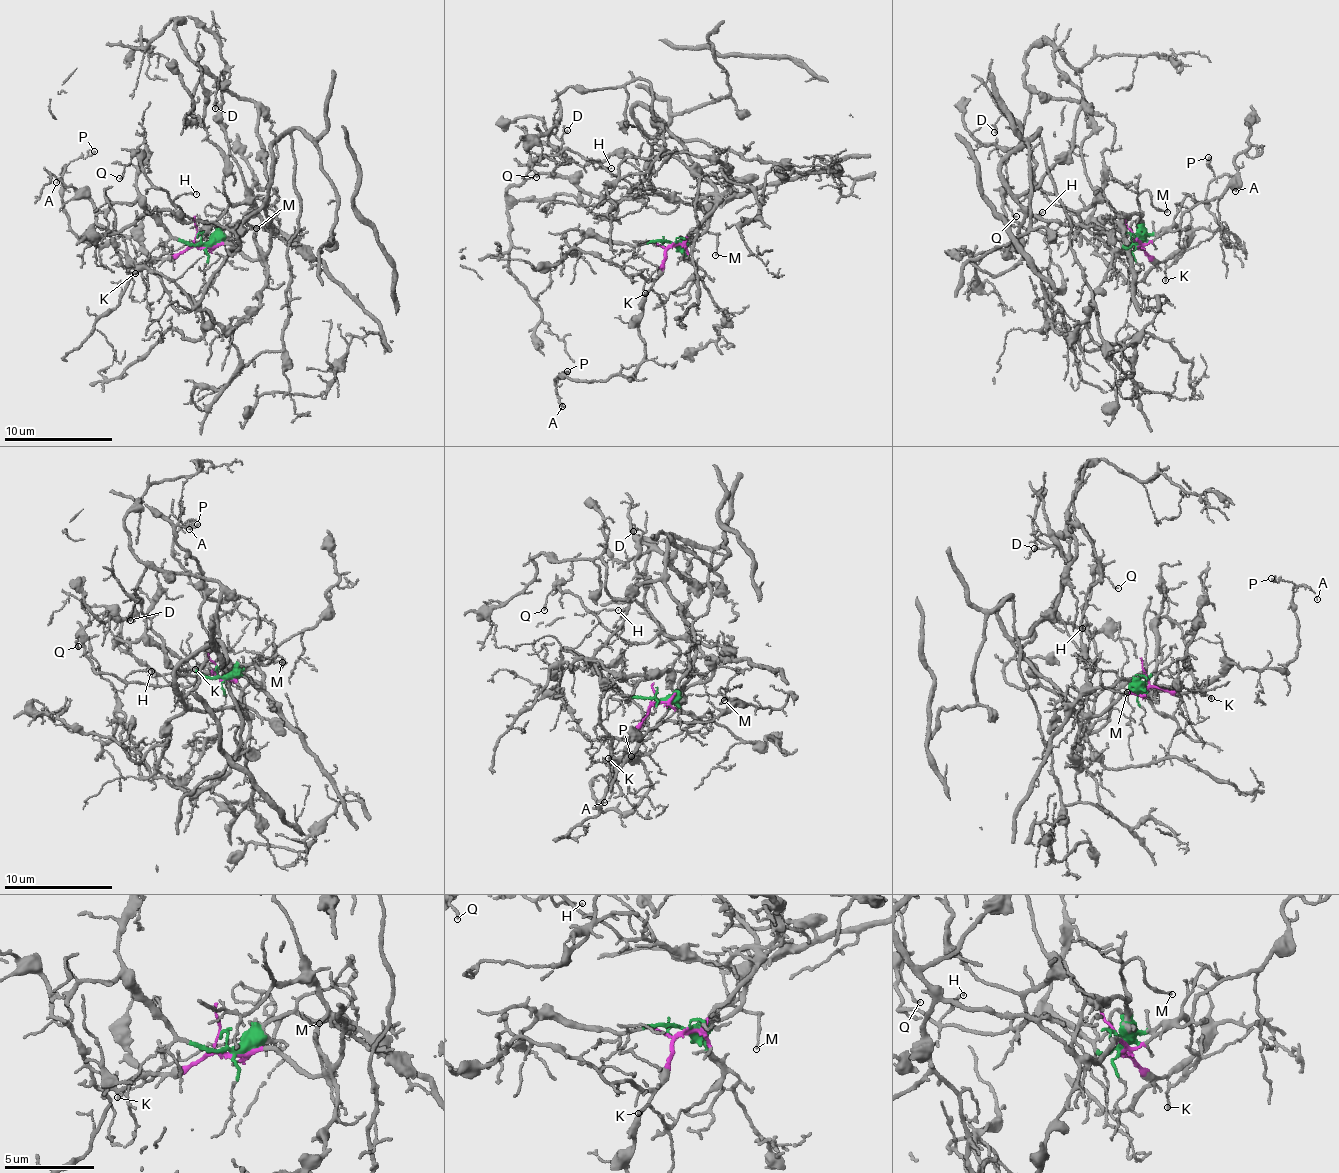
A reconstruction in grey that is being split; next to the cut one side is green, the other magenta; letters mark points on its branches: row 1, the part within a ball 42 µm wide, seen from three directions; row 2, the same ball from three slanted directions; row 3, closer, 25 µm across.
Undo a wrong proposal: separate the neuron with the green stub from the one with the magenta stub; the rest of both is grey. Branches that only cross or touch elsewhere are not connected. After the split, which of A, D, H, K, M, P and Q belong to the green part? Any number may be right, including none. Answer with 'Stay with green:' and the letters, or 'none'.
Stay with green: D, H, M, Q

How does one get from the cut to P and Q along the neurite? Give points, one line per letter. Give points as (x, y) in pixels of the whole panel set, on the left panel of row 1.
P: (195, 236), (178, 254), (158, 260), (148, 255), (141, 229), (93, 245), (71, 228), (61, 172), (95, 151)
Q: (198, 236), (208, 242), (243, 221), (266, 224), (244, 205), (195, 221), (136, 157), (118, 179)

